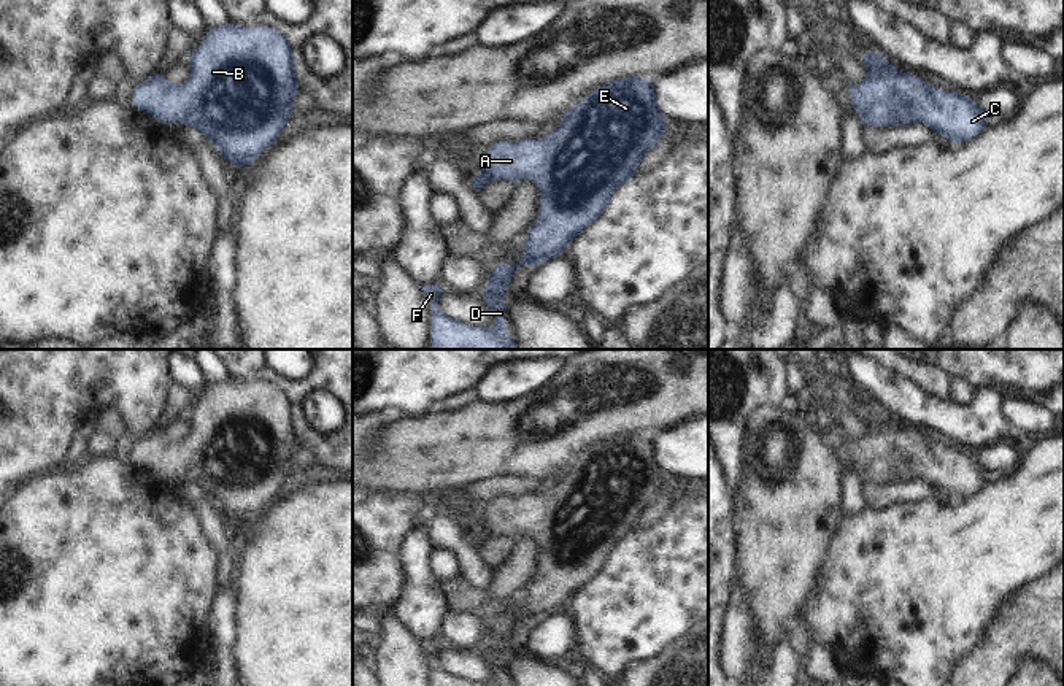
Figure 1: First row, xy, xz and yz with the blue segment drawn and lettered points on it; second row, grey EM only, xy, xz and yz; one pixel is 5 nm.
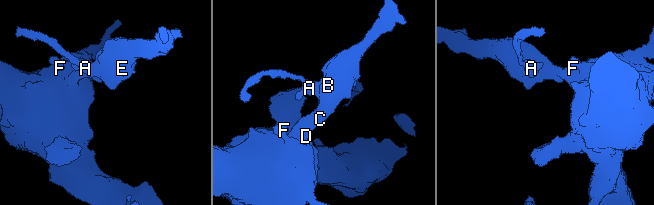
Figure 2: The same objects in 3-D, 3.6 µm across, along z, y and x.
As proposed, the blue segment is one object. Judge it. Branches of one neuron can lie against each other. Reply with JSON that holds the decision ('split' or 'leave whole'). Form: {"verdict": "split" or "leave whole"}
{"verdict": "leave whole"}

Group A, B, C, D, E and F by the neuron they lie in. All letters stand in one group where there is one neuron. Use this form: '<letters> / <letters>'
A B C D E F

